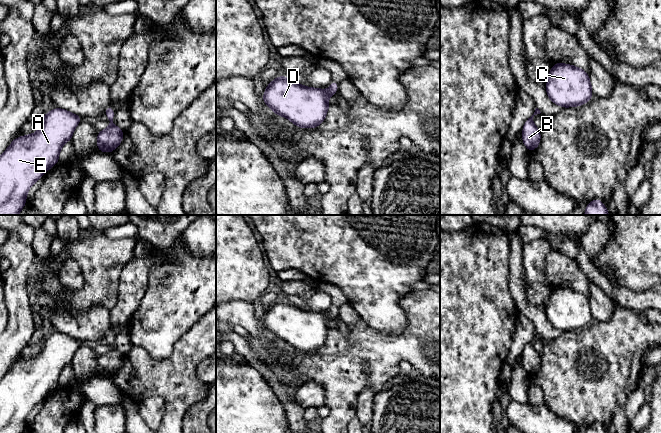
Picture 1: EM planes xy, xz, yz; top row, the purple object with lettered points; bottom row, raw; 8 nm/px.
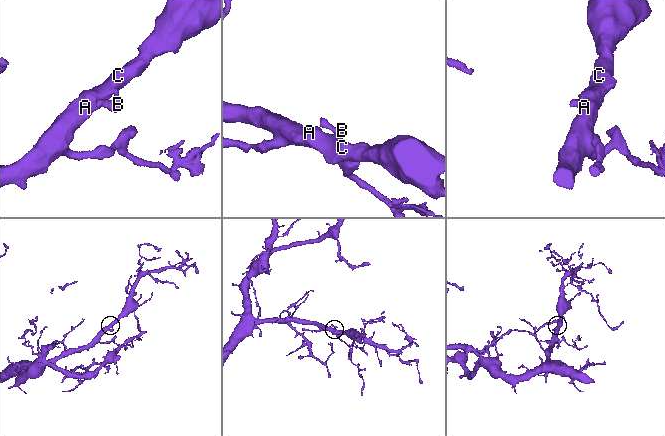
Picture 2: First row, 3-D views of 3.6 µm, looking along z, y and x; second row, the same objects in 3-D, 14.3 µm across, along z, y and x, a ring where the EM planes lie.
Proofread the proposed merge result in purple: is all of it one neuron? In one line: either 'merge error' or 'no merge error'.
no merge error

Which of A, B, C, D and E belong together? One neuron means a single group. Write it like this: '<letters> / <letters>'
A B C D E

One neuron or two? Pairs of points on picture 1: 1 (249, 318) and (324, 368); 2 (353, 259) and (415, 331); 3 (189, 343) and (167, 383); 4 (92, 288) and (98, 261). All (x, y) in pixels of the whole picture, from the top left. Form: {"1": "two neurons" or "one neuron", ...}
{"1": "two neurons", "2": "two neurons", "3": "one neuron", "4": "one neuron"}

